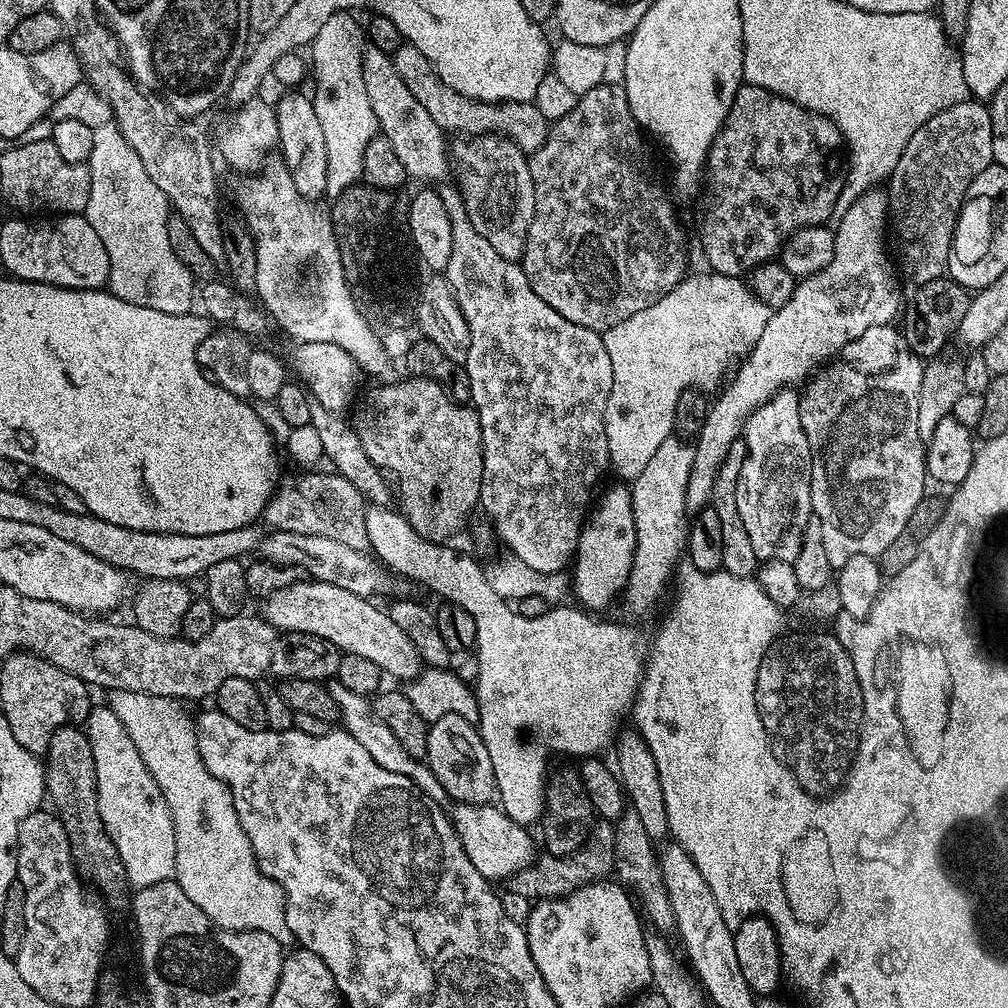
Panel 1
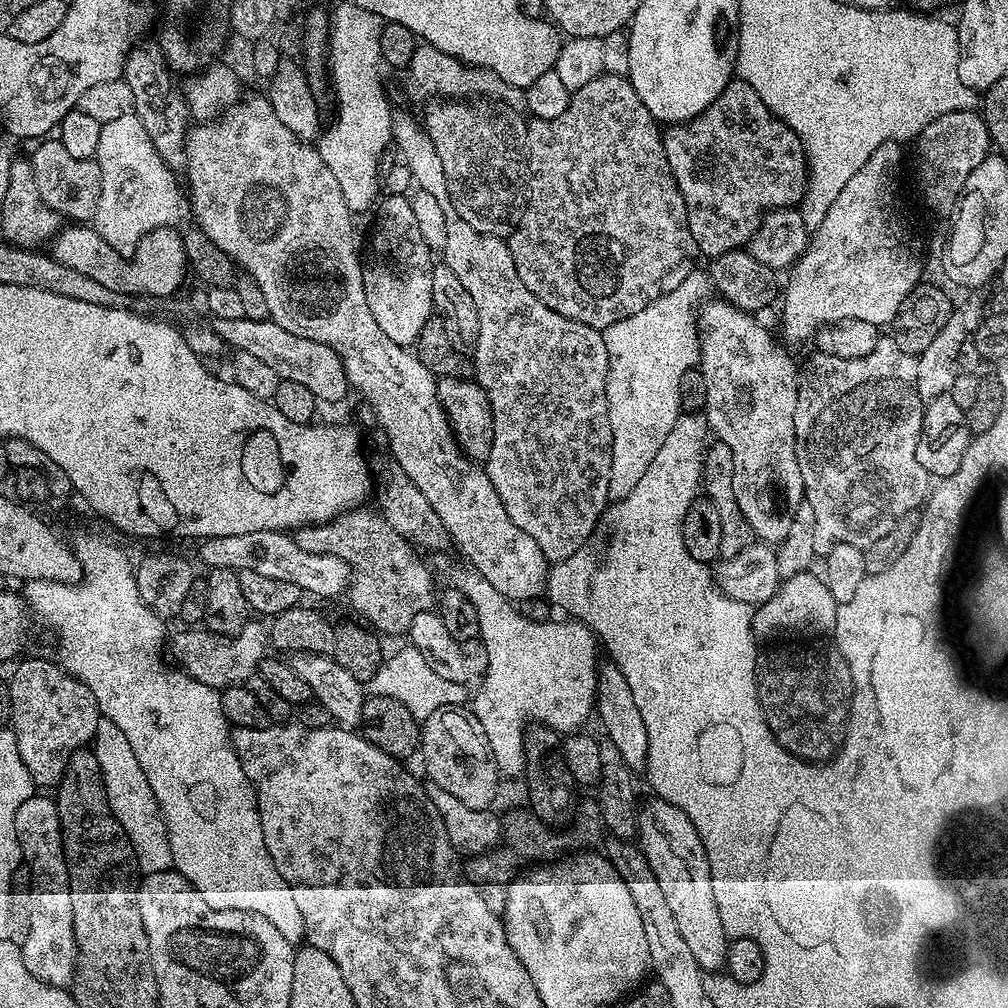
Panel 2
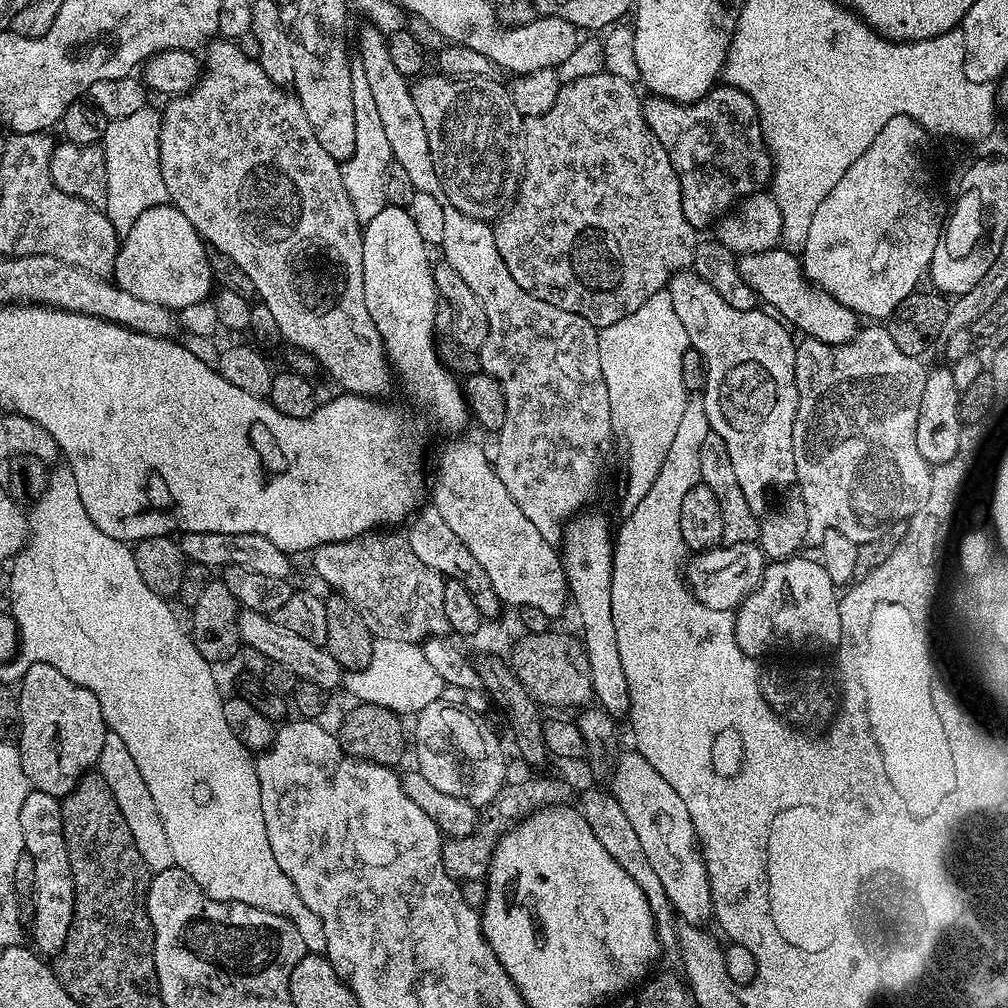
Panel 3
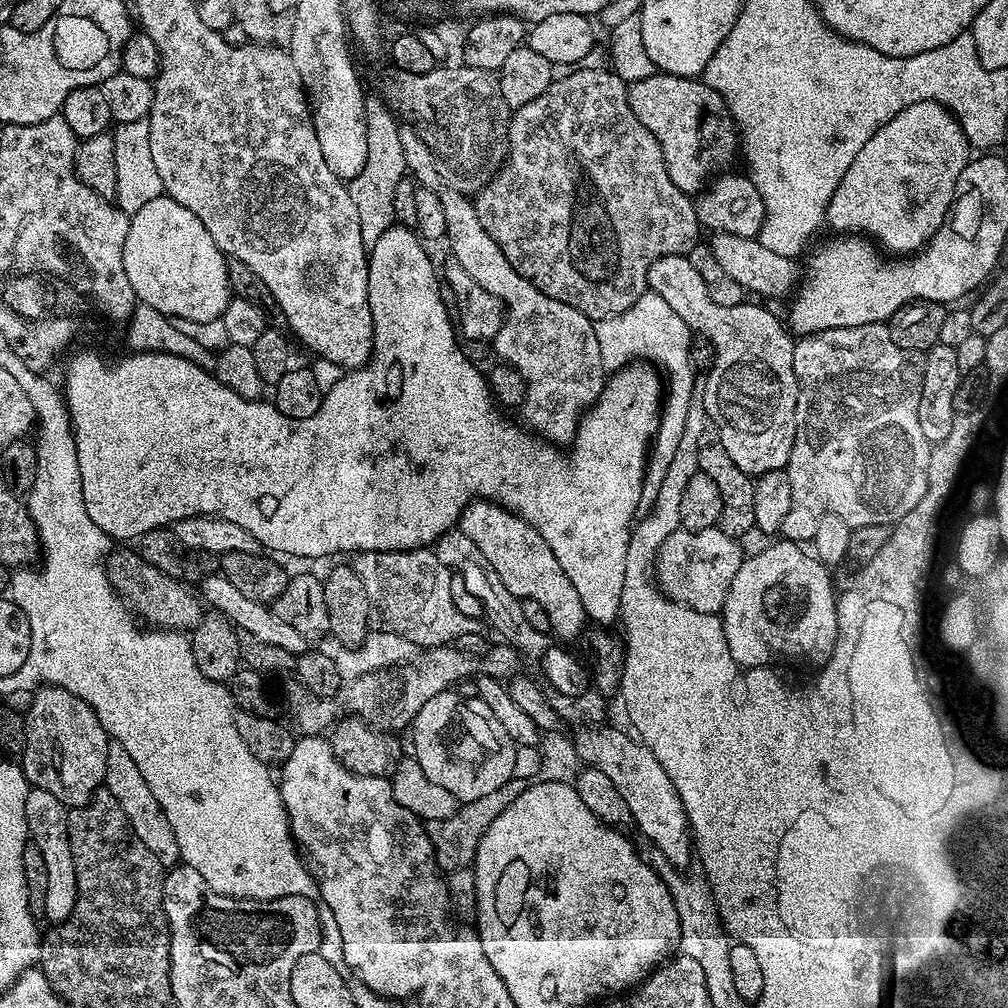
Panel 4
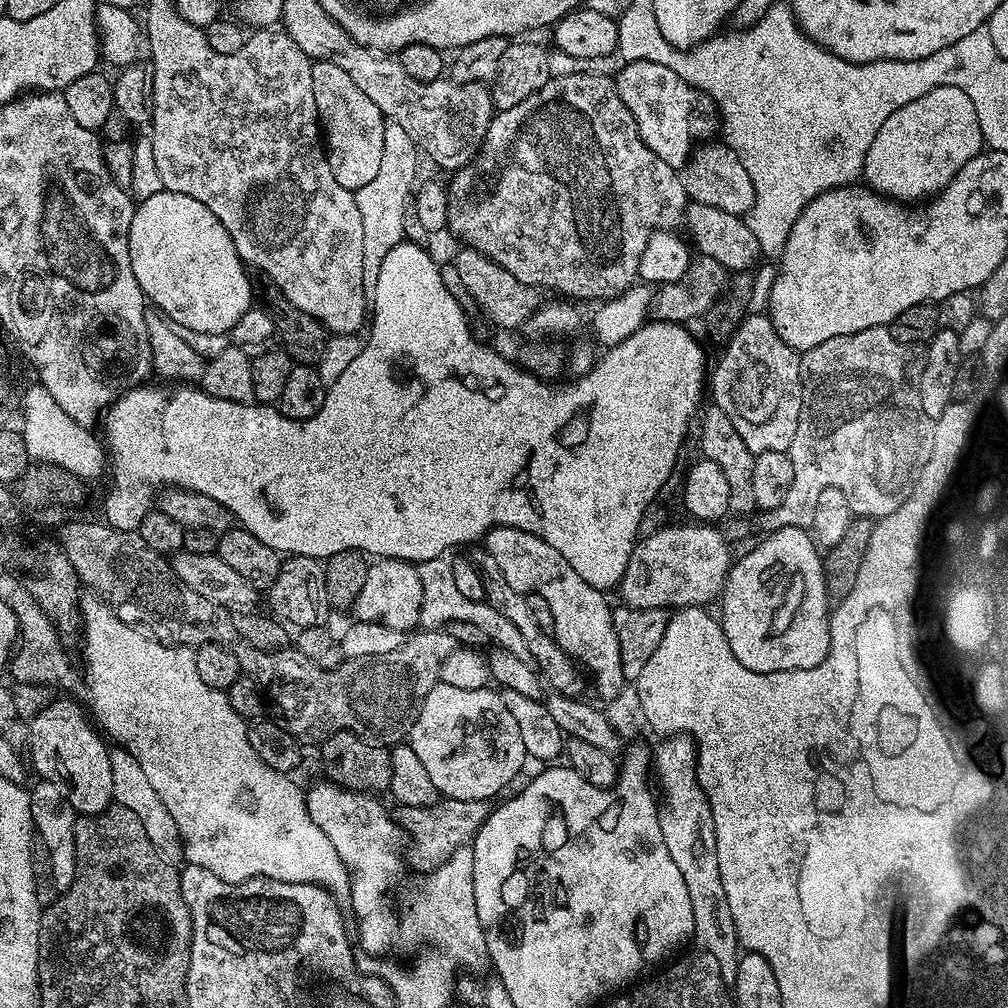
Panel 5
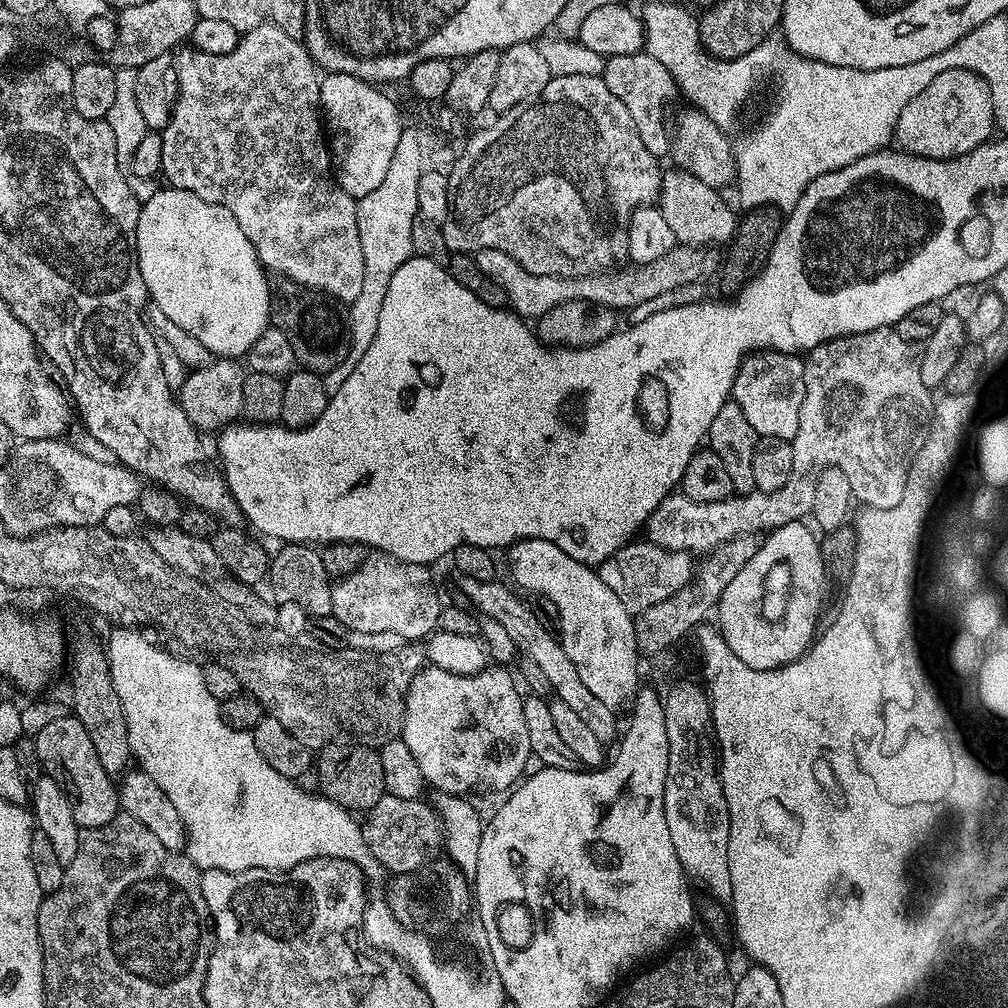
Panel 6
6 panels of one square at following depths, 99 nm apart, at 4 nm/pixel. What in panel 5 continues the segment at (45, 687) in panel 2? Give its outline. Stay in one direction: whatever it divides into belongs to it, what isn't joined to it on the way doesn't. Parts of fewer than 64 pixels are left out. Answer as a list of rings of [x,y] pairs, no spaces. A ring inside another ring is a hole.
[[[56,700],[46,705],[36,717],[31,717],[30,768],[33,773],[37,772],[40,780],[54,782],[54,786],[66,794],[77,814],[96,816],[113,803],[114,777],[110,775],[110,748],[104,745],[105,737],[98,731],[89,713],[81,708],[72,700]]]

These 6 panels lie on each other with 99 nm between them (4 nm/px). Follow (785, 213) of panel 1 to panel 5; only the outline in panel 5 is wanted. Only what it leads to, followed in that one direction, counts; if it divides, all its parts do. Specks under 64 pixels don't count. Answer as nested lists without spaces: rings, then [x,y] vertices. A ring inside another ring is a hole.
[[[630,60],[623,67],[614,76],[618,98],[622,98],[622,102],[626,102],[626,110],[634,114],[642,142],[646,142],[646,146],[650,146],[650,150],[666,162],[666,166],[683,169],[694,151],[694,145],[711,141],[715,132],[717,135],[722,121],[716,103],[705,92],[698,91],[674,74],[670,66],[649,60]]]

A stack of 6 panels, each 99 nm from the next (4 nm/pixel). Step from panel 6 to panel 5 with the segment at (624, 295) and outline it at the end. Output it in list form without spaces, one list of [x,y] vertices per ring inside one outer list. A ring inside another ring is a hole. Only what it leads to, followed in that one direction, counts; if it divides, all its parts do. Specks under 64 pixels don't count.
[[[461,247],[461,252],[454,257],[454,263],[458,270],[458,278],[462,278],[462,286],[465,293],[471,298],[494,323],[500,328],[521,328],[527,325],[530,317],[542,307],[541,289],[532,284],[518,282],[510,270],[495,264],[493,260],[476,248]]]

